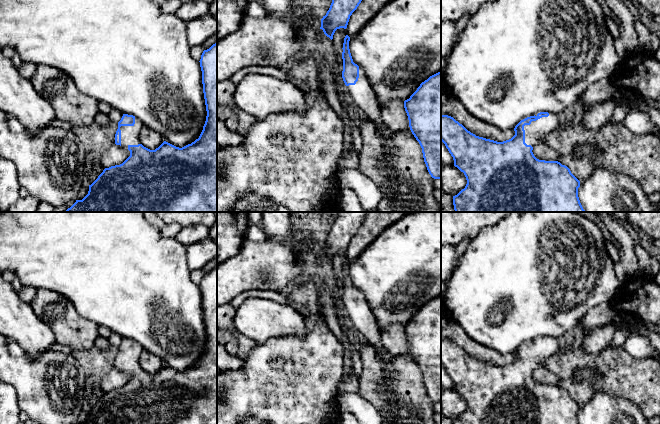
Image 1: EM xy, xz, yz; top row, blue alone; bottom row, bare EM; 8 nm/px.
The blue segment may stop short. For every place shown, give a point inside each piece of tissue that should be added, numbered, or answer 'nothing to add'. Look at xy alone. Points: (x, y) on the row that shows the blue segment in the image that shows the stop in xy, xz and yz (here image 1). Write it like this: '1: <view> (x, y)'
1: xy (129, 134)

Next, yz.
1: yz (534, 132)

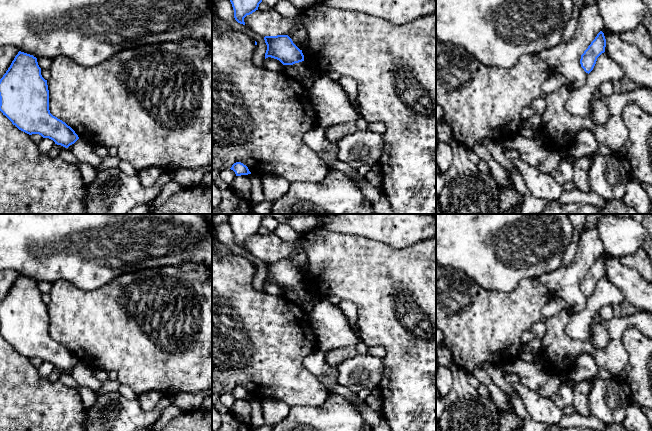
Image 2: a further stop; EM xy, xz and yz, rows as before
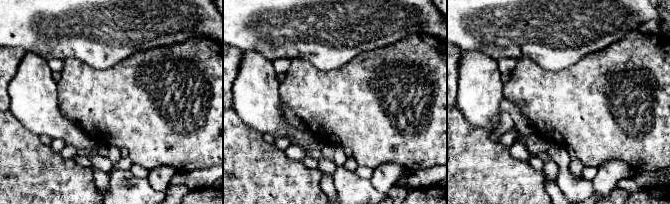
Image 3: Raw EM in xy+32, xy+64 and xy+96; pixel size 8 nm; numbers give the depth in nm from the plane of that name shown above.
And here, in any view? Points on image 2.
1: xz (304, 70)

